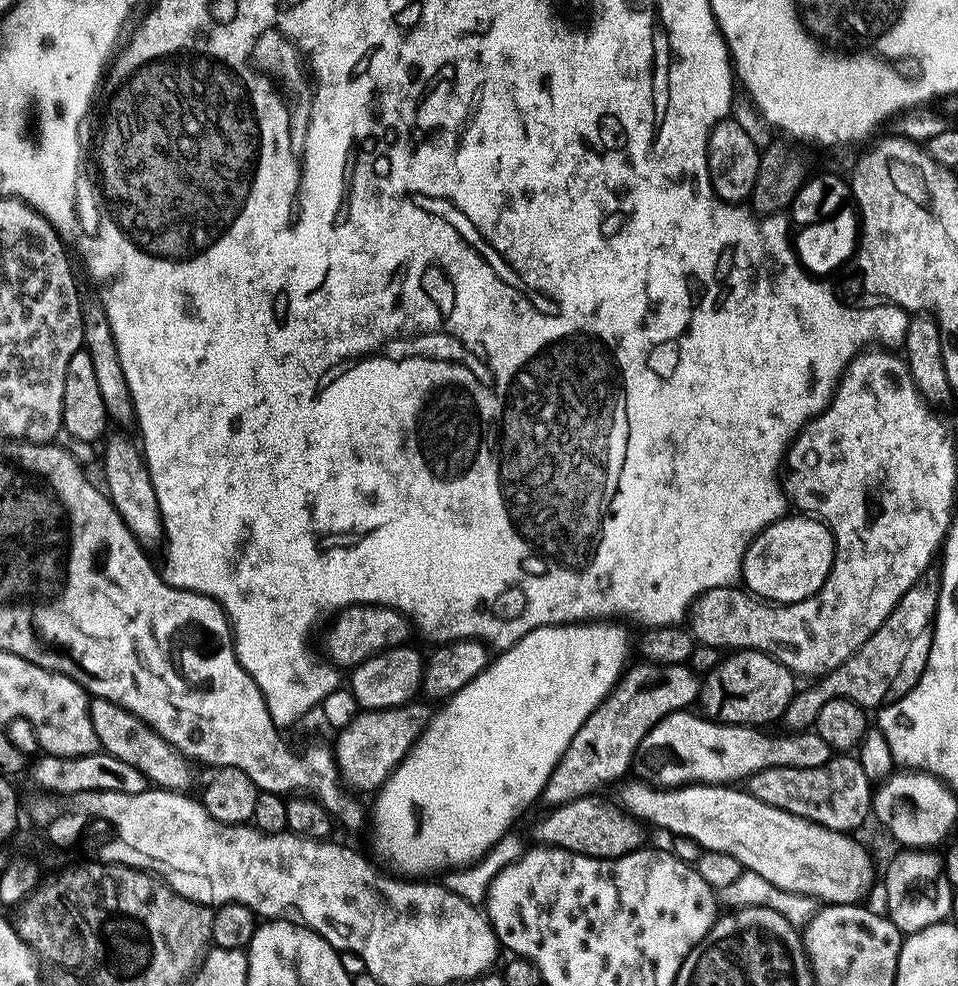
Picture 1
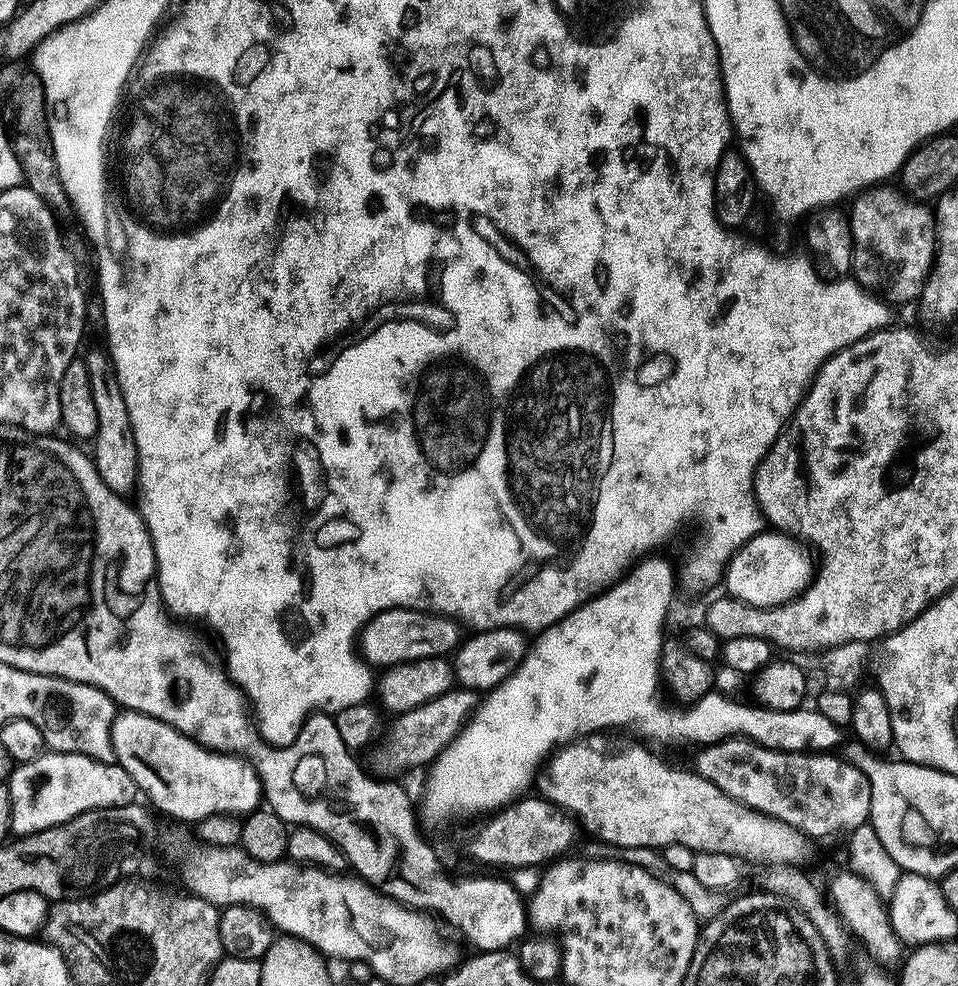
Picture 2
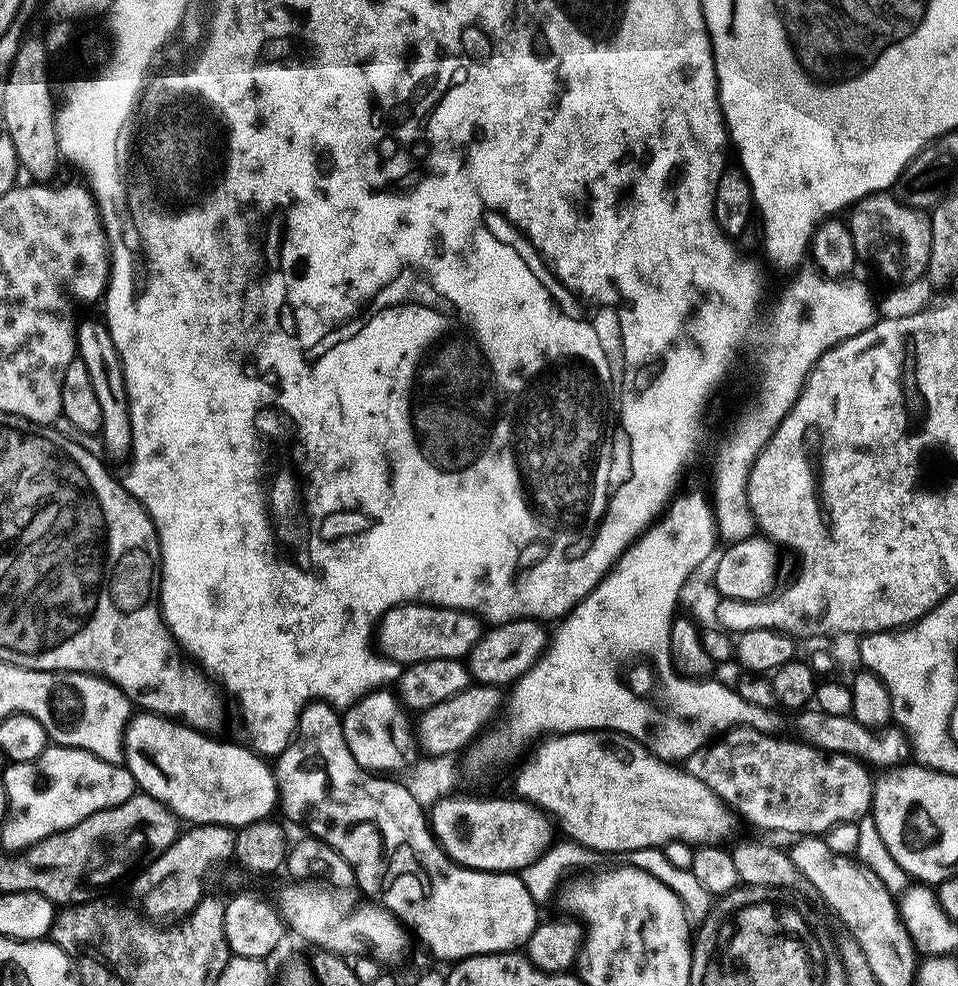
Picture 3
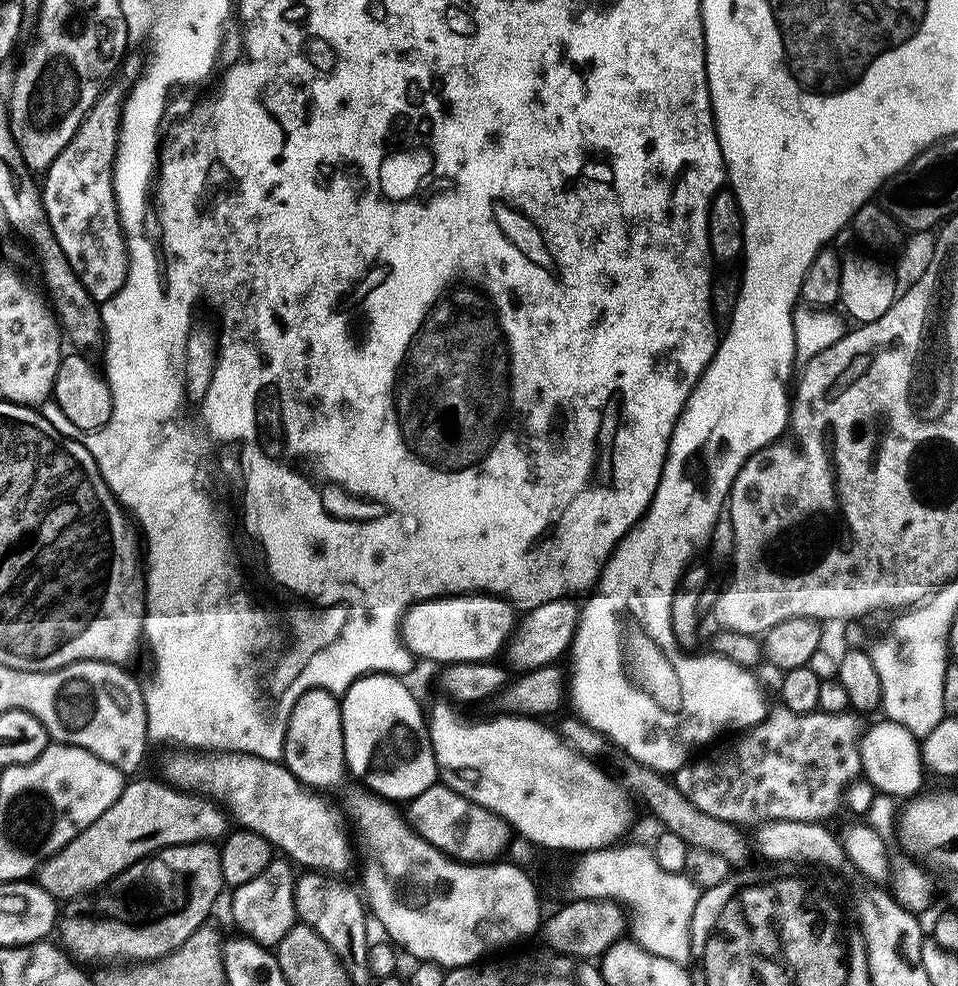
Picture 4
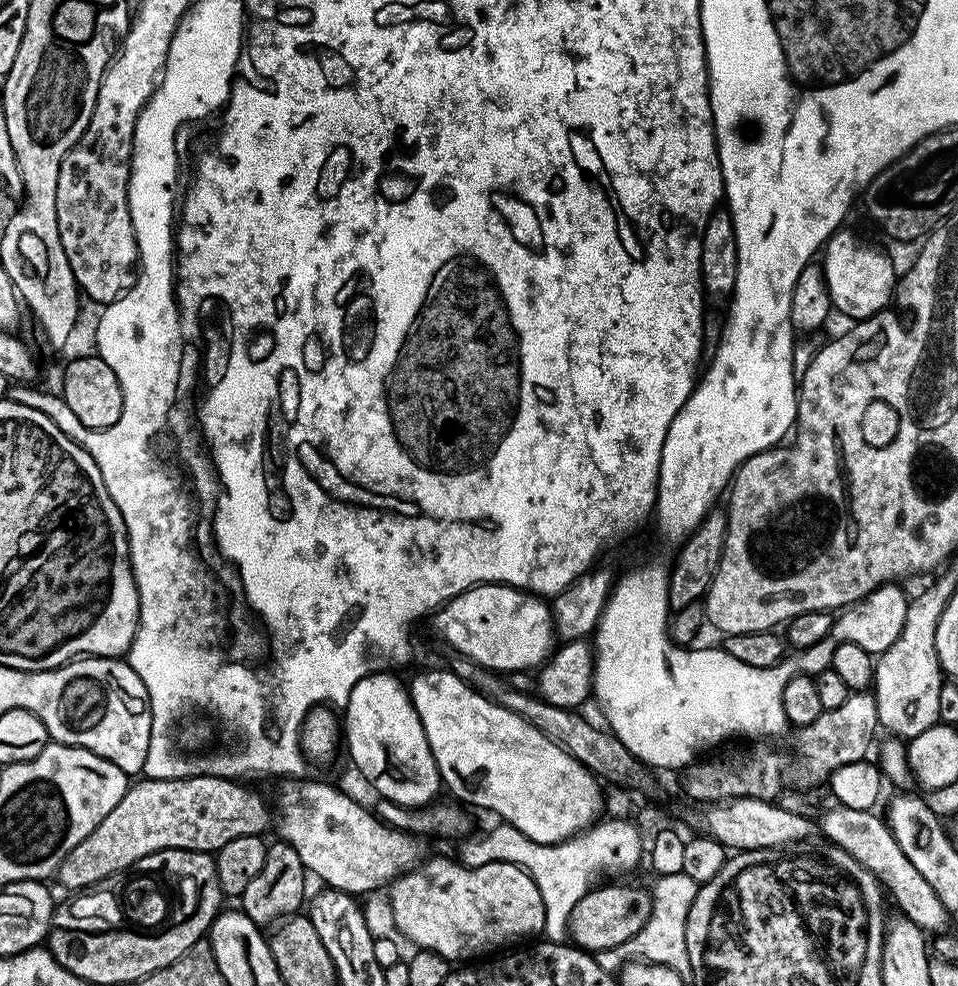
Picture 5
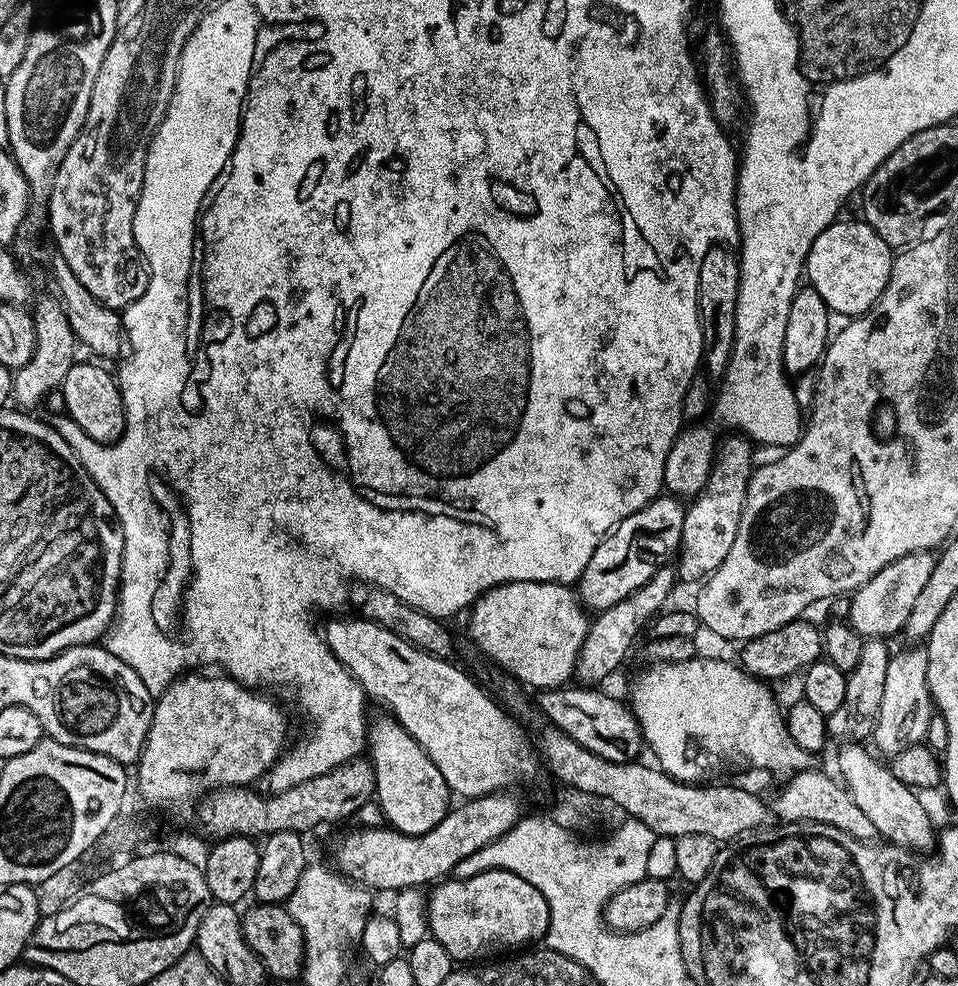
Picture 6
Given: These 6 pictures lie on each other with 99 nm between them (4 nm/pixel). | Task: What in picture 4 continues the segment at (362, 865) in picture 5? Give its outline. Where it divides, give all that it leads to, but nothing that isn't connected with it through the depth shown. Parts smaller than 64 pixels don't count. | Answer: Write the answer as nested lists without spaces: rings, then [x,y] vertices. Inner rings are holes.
[[[182,750],[164,760],[164,776],[171,787],[189,794],[199,794],[211,798],[229,817],[237,820],[241,829],[257,832],[272,843],[273,849],[280,848],[285,857],[291,858],[297,865],[308,870],[327,870],[332,874],[344,874],[348,868],[348,846],[340,824],[334,813],[328,810],[327,804],[319,800],[319,795],[305,788],[296,775],[283,763],[274,760],[263,760],[245,752],[227,754],[209,754],[204,750]]]

